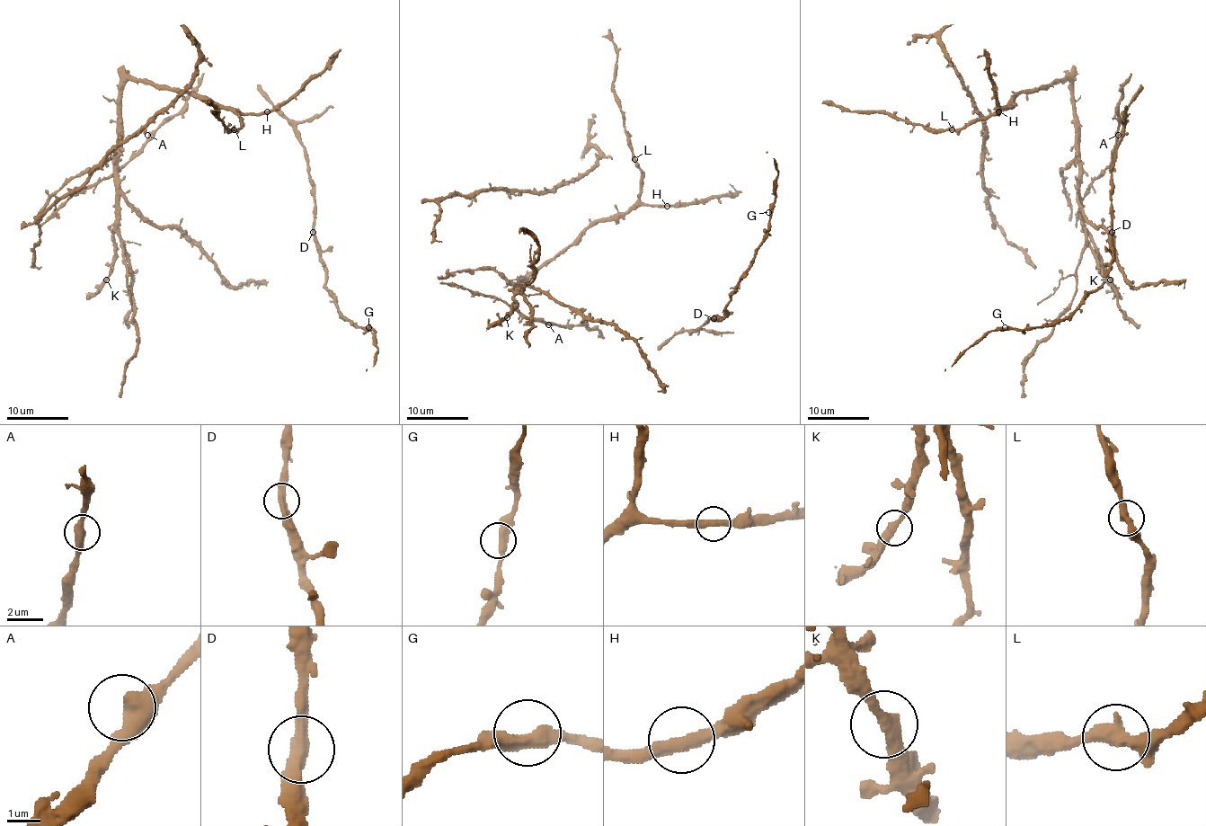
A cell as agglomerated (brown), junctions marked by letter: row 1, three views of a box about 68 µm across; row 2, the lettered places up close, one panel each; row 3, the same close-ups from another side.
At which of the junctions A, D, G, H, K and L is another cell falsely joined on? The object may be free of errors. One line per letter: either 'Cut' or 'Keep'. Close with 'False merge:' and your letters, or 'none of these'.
A: Keep
D: Keep
G: Keep
H: Keep
K: Keep
L: Keep
False merge: none of these

